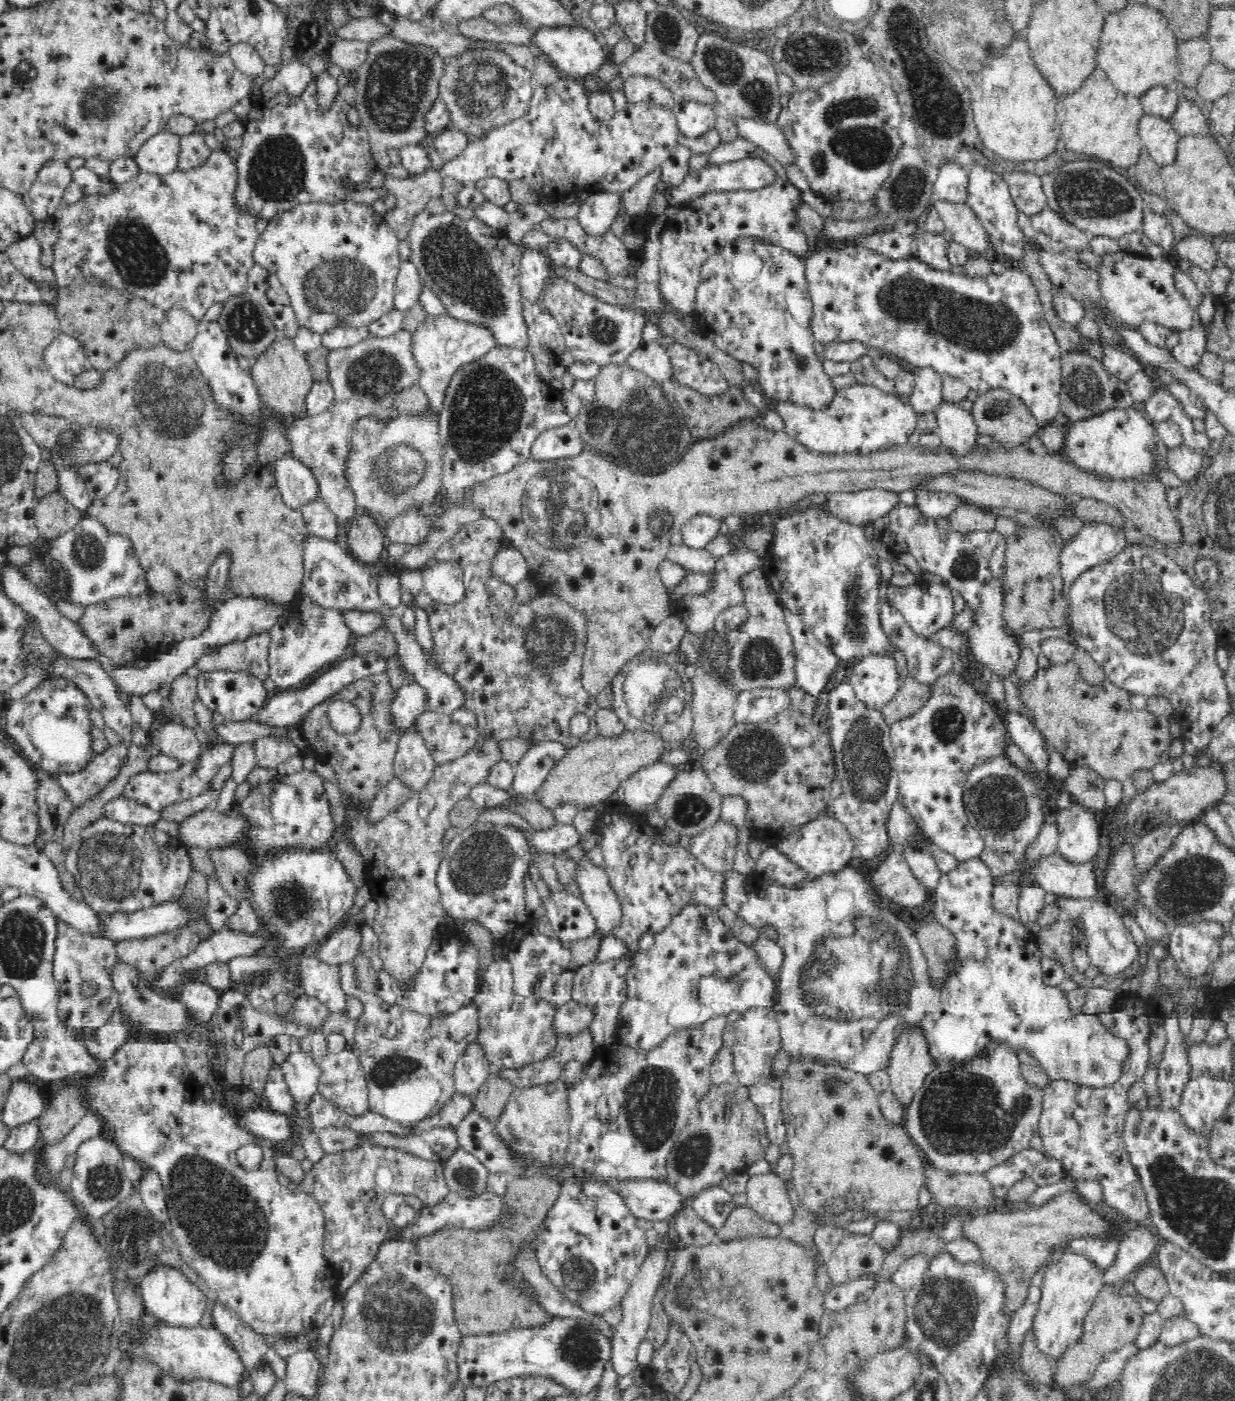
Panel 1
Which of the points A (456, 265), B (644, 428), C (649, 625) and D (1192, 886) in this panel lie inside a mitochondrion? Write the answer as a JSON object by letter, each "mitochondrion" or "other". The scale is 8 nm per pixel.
{"A":"mitochondrion","B":"mitochondrion","C":"other","D":"mitochondrion"}

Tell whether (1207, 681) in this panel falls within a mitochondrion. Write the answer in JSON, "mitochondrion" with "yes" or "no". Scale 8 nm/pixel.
{"mitochondrion":"no"}

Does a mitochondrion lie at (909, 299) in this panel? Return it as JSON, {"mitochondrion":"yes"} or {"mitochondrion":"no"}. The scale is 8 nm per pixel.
{"mitochondrion":"yes"}

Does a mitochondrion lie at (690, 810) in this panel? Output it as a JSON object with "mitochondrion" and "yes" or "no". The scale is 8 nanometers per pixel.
{"mitochondrion":"yes"}

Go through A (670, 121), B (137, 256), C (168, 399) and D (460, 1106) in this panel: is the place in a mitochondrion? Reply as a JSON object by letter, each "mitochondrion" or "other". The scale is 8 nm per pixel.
{"A":"other","B":"mitochondrion","C":"mitochondrion","D":"other"}

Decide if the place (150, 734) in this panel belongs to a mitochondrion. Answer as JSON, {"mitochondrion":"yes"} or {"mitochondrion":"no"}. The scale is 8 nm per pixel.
{"mitochondrion":"no"}

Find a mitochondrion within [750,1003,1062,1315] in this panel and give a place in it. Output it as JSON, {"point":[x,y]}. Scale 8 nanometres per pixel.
{"point":[960,1112]}

